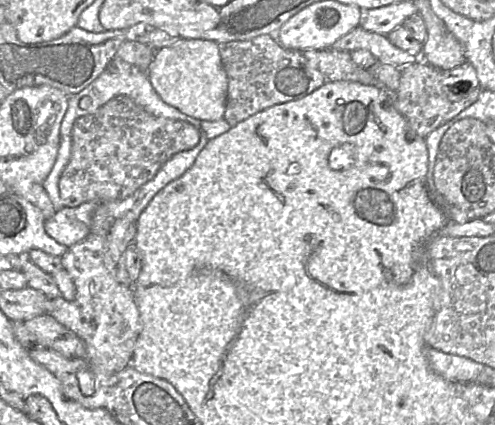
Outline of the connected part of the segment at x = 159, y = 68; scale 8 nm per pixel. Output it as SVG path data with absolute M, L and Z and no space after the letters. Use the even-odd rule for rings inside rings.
M183 39L171 46L156 49L147 75L160 98L183 114L203 121L217 121L223 118L228 79L216 42Z

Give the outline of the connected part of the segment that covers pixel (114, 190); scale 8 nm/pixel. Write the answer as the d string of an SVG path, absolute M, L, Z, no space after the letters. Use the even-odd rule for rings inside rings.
M116 97L95 113L75 121L71 157L59 179L62 204L64 207L77 207L90 201L125 199L153 179L159 169L175 154L194 148L200 137L200 130L188 122L154 116L129 97Z

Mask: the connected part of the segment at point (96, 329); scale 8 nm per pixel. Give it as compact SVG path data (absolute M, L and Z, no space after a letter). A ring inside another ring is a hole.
M90 232L82 241L70 246L61 257L64 270L71 276L76 294L73 300L64 297L50 298L47 314L75 333L86 345L88 370L77 376L84 395L96 389L96 378L109 376L130 365L137 337L140 332L140 315L133 291L119 283L112 261L107 264L105 234Z

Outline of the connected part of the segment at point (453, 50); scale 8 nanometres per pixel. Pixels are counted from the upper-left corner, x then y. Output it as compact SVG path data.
M427 31L419 59L439 70L452 69L466 60L461 43L449 31L443 35L433 35Z

